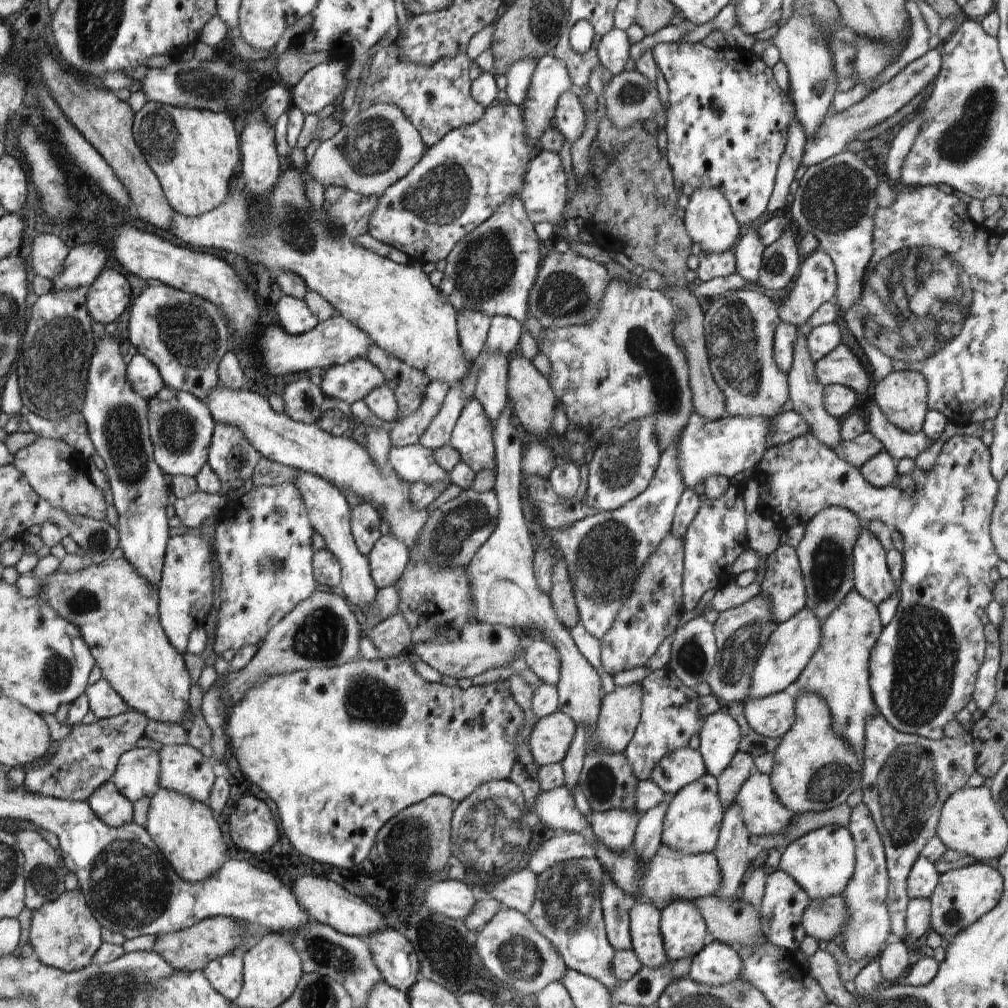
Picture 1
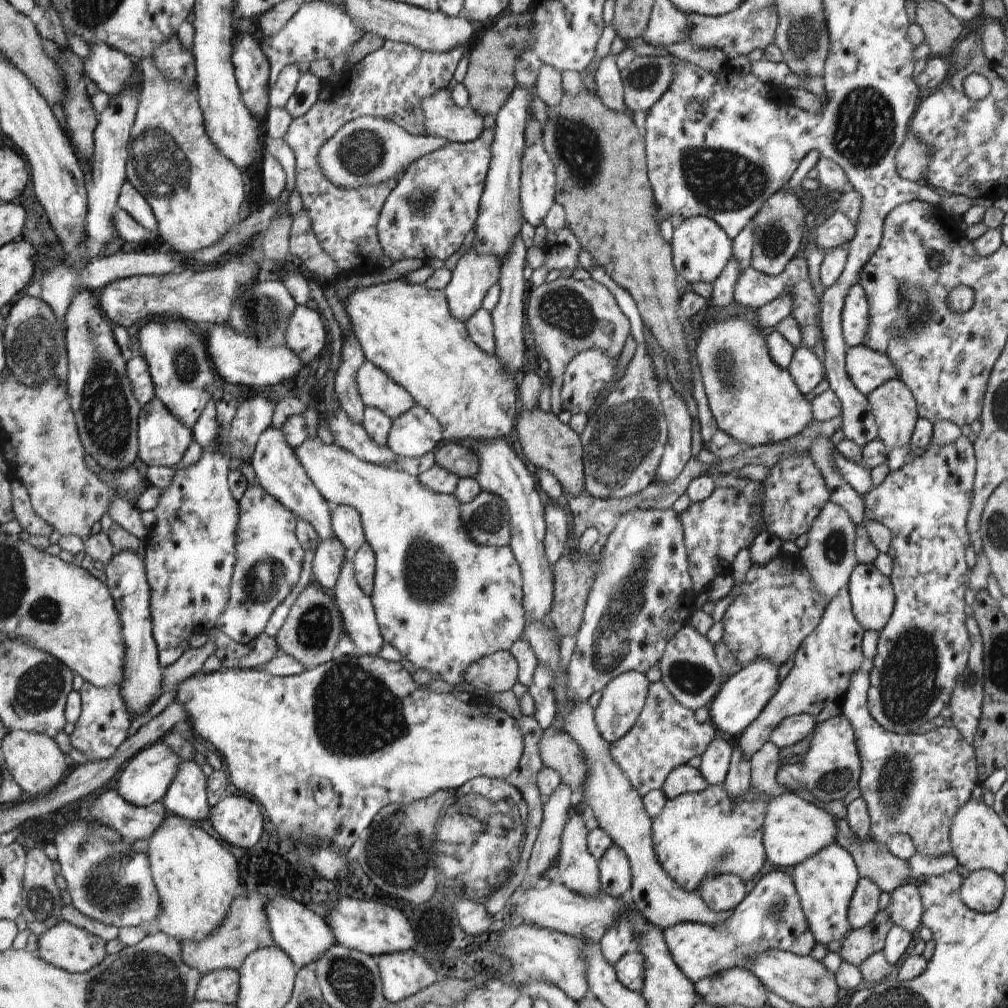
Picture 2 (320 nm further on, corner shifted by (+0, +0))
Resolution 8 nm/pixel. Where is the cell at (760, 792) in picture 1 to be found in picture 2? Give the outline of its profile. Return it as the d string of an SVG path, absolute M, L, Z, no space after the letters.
M786 790L767 803L767 814L763 822L763 845L769 867L790 866L803 863L819 850L835 842L835 817L826 810L807 802L794 792Z

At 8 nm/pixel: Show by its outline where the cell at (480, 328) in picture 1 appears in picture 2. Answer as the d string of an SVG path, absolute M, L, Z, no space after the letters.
M470 247L457 261L454 270L451 271L450 282L443 290L448 297L449 309L458 320L463 323L482 308L484 298L489 288L499 282L501 272L501 260L496 255L489 255Z

